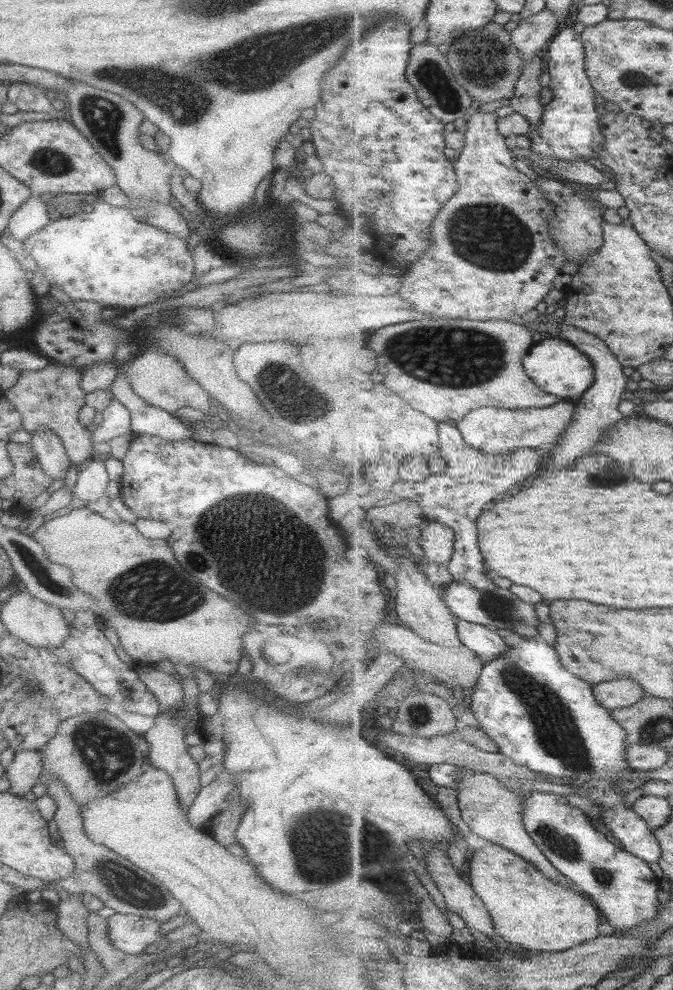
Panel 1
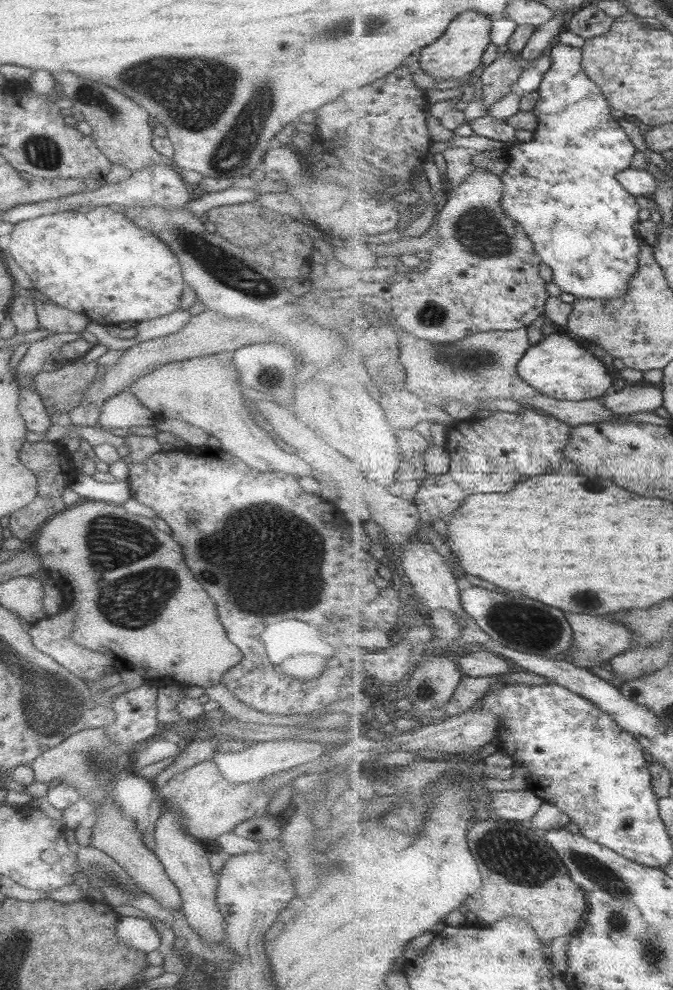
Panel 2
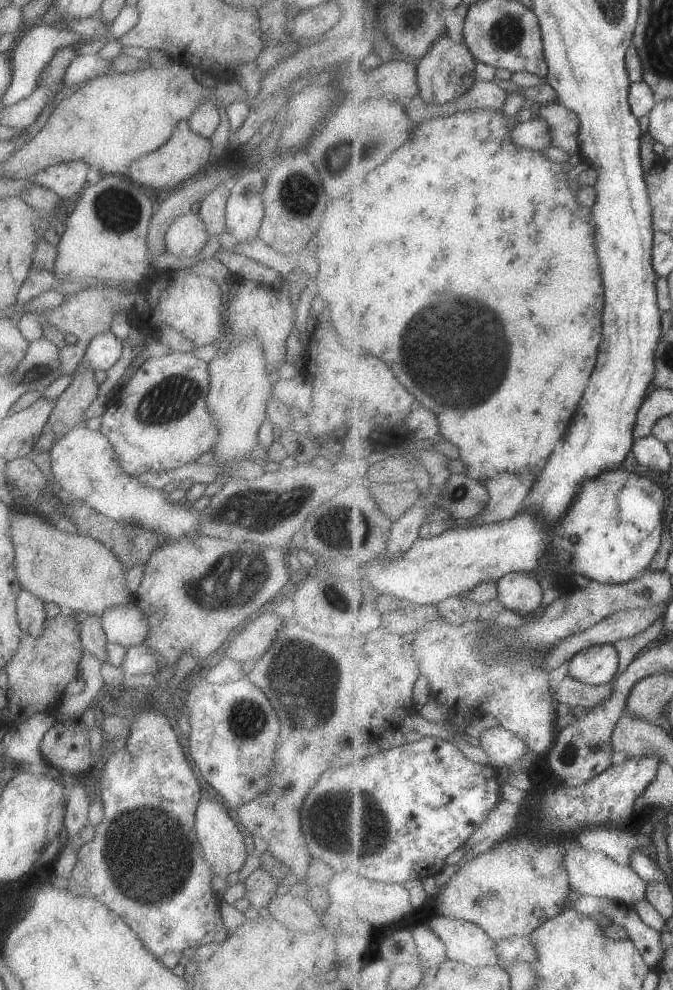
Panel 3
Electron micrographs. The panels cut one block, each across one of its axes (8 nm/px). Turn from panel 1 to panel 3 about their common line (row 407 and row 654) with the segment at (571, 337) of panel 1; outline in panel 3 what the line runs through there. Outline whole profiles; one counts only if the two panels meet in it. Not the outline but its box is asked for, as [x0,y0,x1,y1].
[568,643,619,685]

